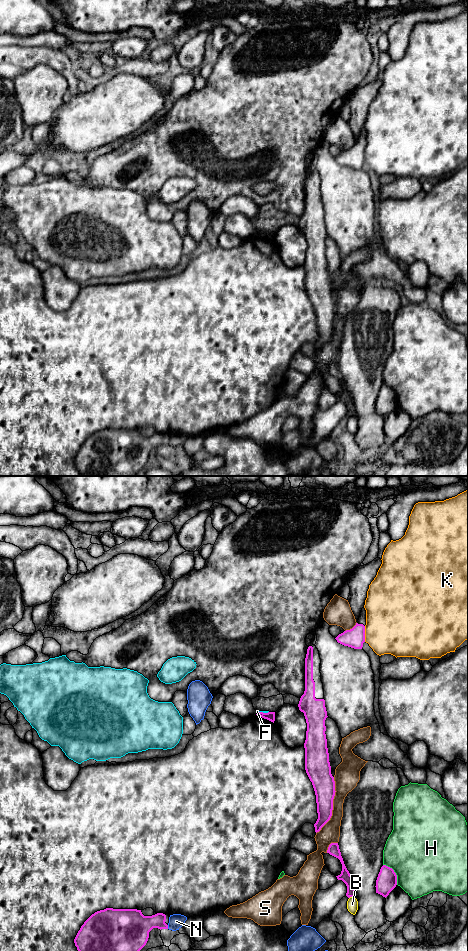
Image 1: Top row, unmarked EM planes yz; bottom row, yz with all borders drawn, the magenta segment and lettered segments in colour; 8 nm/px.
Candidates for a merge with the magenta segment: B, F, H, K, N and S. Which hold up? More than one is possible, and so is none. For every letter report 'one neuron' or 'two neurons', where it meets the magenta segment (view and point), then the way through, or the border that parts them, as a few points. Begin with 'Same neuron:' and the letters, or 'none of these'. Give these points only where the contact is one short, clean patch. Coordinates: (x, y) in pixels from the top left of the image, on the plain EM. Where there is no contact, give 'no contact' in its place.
Same neuron: none of these
B: two neurons; meets magenta in yz at (351, 416); border along yz (354, 416), (349, 418)
F: two neurons; meets magenta in yz at (262, 232); border along yz (268, 231), (257, 233)
H: two neurons; meets magenta in yz at (394, 392)
K: two neurons; meets magenta in yz at (364, 154)
N: two neurons; meets magenta in yz at (167, 447)
S: two neurons; meets magenta in yz at (332, 325)

